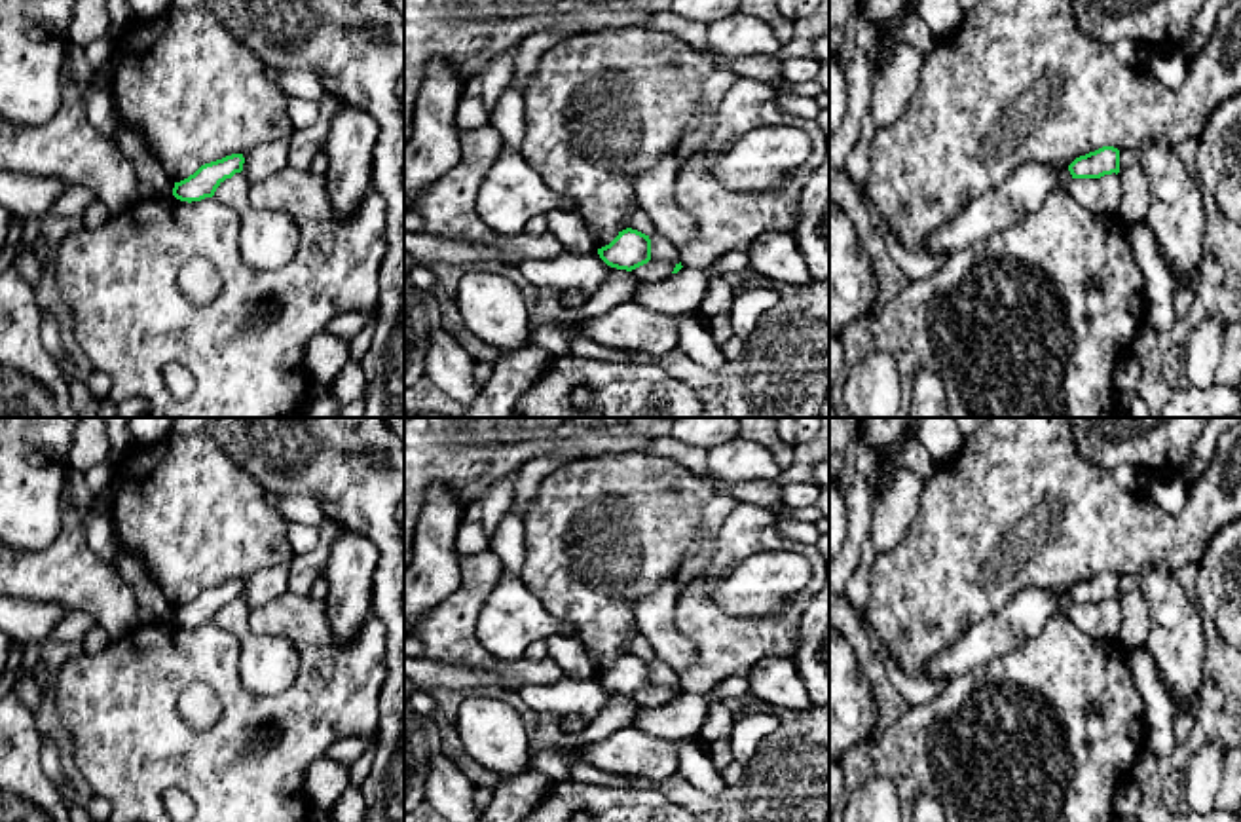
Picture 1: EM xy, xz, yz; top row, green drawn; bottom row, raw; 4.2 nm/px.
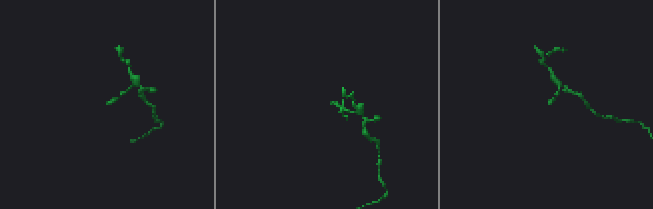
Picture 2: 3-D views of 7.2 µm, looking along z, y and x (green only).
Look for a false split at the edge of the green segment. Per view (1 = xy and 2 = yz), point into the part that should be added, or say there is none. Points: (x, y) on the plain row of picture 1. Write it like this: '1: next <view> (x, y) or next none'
1: next none
2: next none

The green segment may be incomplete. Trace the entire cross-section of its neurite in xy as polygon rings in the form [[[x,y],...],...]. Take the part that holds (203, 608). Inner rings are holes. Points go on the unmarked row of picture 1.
[[[232,579],[222,585],[201,590],[188,604],[175,607],[173,621],[180,626],[201,626],[213,623],[216,613],[232,604],[235,598],[243,596],[243,579]]]

